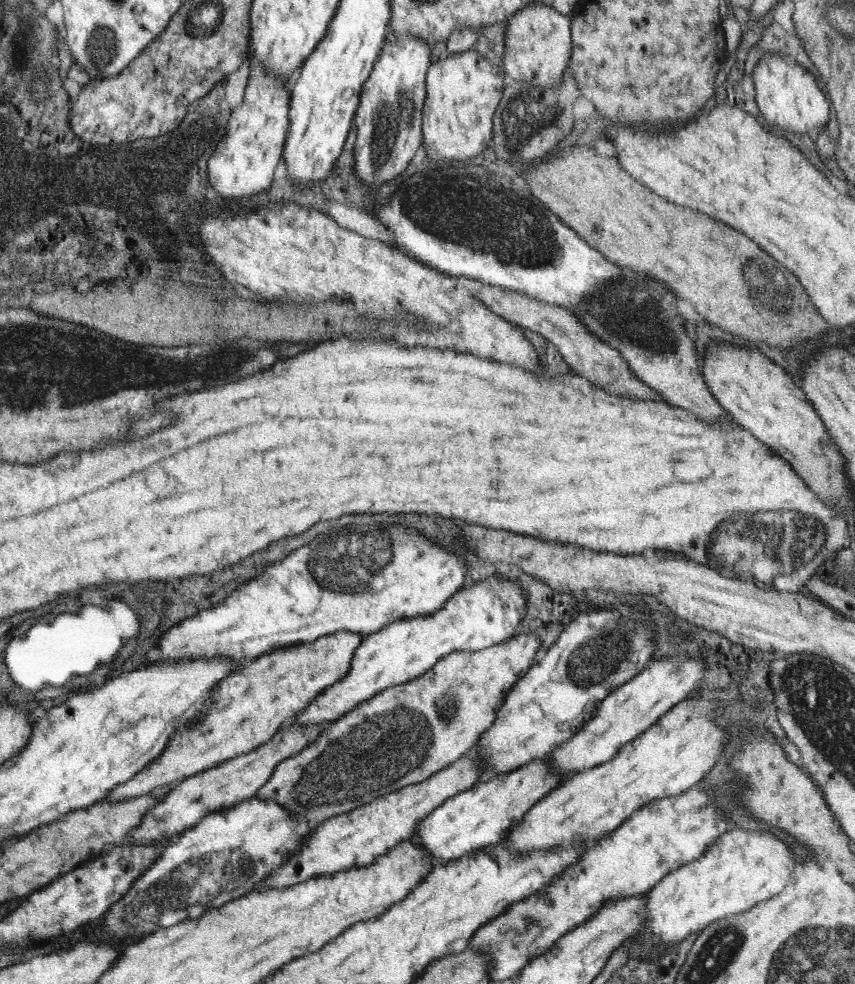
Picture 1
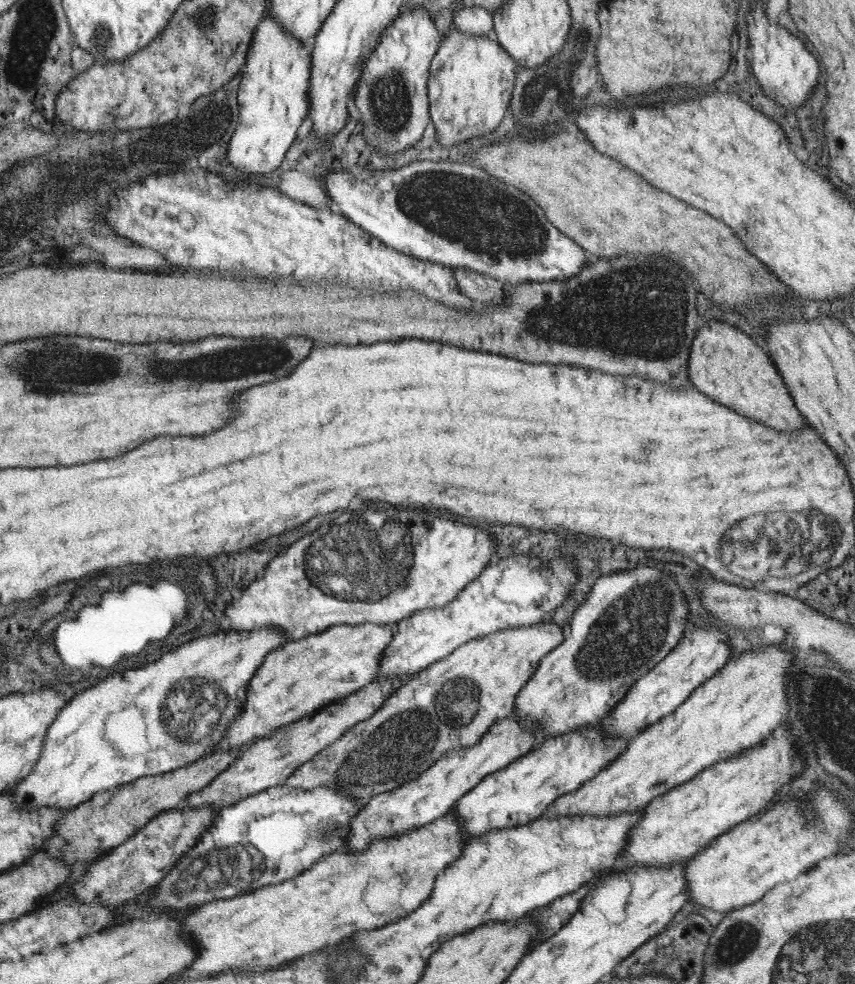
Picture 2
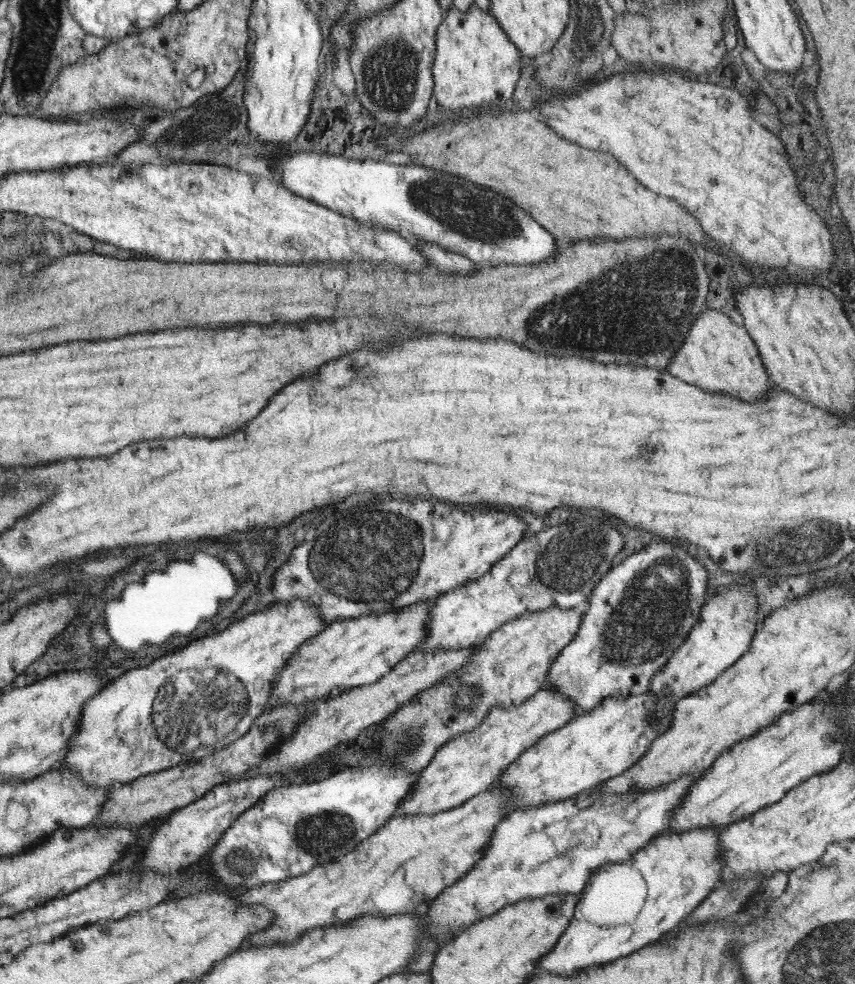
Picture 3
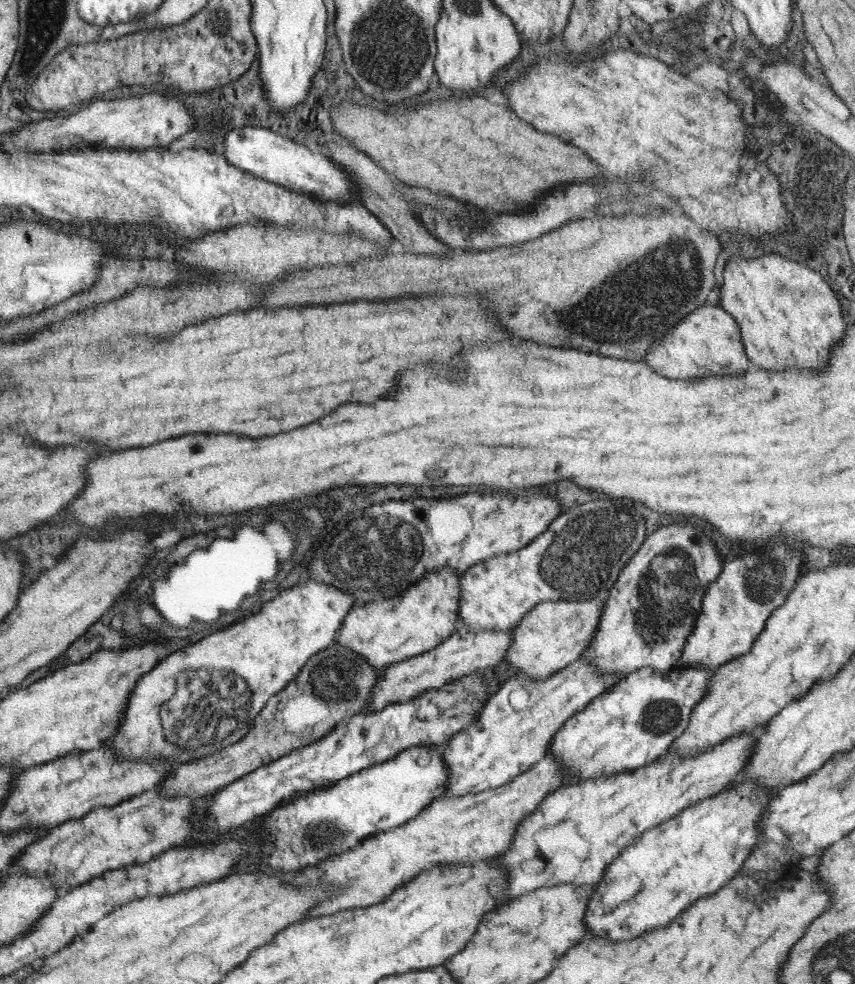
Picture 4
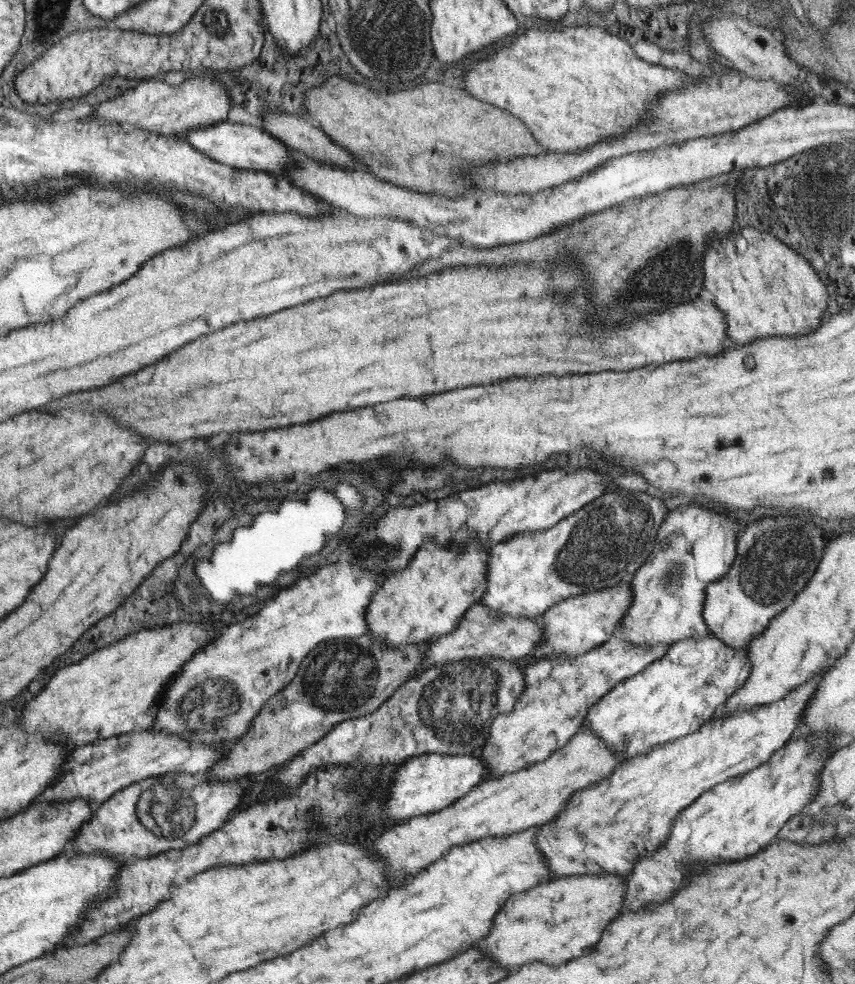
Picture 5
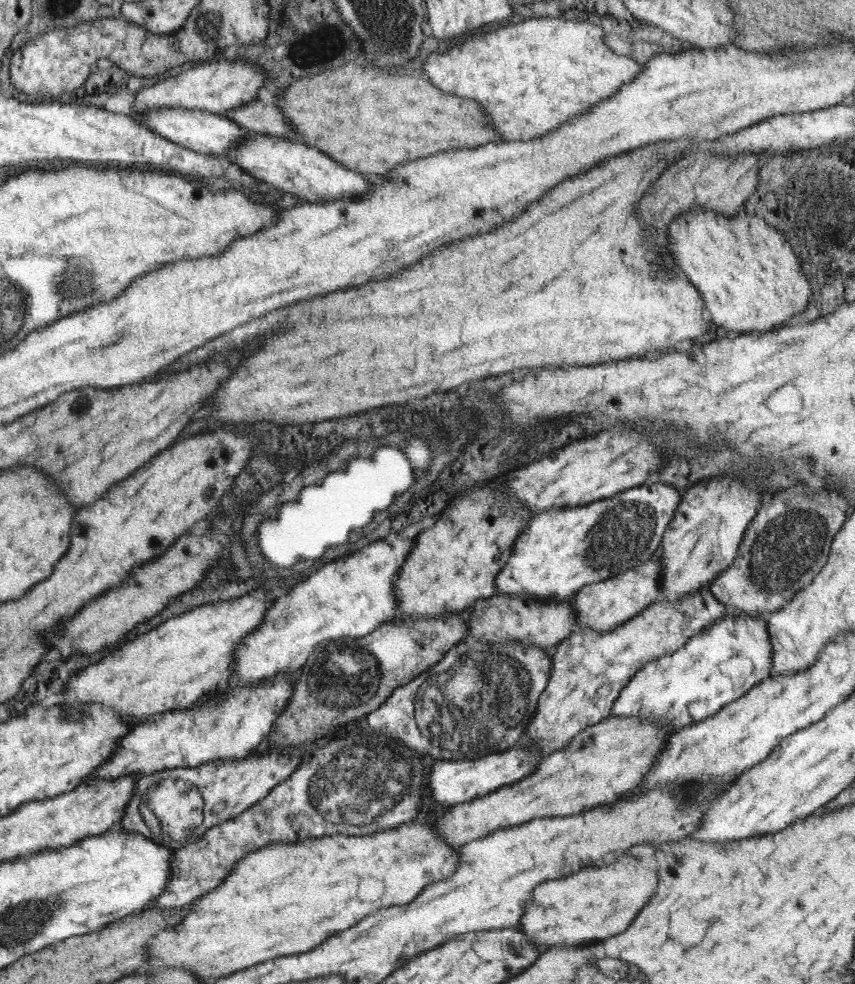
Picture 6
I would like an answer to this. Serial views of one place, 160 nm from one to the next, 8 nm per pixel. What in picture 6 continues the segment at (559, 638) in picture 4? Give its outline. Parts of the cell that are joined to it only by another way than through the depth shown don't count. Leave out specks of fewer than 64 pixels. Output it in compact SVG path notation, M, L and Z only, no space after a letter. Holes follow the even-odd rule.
M656 553L652 559L627 568L621 574L581 587L568 600L570 607L574 610L575 619L577 619L577 630L591 629L595 633L611 631L656 602L658 600L659 569L660 562L658 562Z

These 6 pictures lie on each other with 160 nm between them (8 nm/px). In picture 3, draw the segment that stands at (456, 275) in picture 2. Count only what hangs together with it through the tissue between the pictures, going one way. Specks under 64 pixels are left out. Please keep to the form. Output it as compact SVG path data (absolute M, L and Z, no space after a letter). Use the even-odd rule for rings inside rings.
M413 240L413 244L443 274L455 273L455 275L471 275L471 273L475 273L478 269L478 266L468 258L460 254L453 254L448 250L443 250L436 244L424 242L424 240Z

